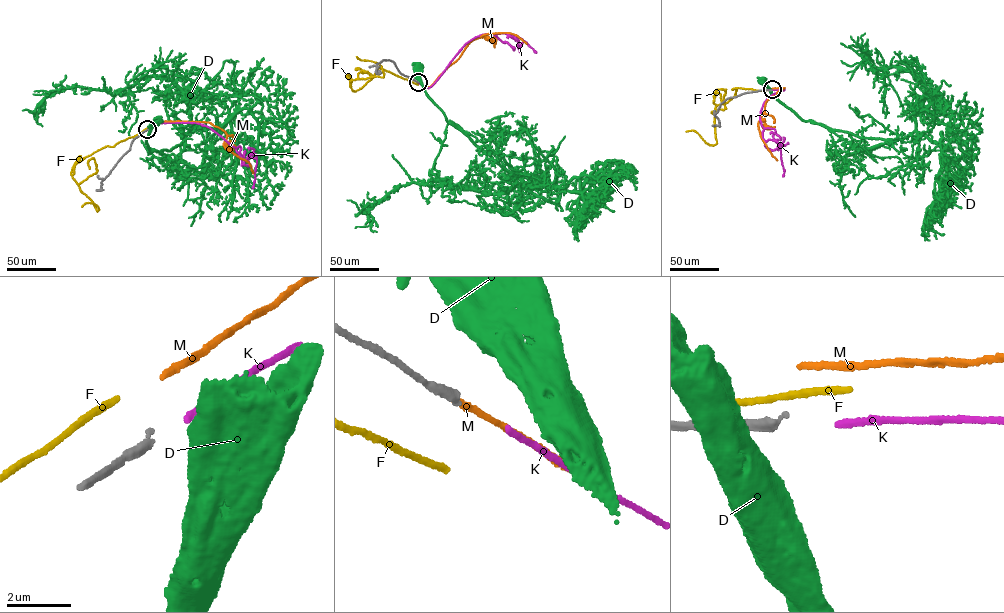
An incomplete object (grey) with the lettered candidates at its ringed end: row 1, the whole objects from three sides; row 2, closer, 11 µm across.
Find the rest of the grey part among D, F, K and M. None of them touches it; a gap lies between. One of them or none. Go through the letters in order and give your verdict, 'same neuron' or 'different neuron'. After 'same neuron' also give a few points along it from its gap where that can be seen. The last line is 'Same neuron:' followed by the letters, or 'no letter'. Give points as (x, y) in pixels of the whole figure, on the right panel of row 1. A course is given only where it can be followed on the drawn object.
D: different neuron
F: different neuron
K: same neuron; course (773, 90), (784, 89), (767, 98), (760, 118), (764, 140), (776, 141), (780, 147), (783, 176)
M: different neuron
Same neuron: K

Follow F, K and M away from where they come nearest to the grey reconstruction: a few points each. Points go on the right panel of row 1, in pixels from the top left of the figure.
F: (773, 89), (732, 89), (736, 89), (733, 96), (715, 109), (715, 144), (706, 143), (693, 130), (685, 131)
K: (773, 90), (784, 89), (767, 98), (760, 118), (764, 140), (776, 141), (780, 147), (783, 176)
M: (772, 88), (784, 88), (767, 100), (758, 125), (761, 138), (777, 160)

